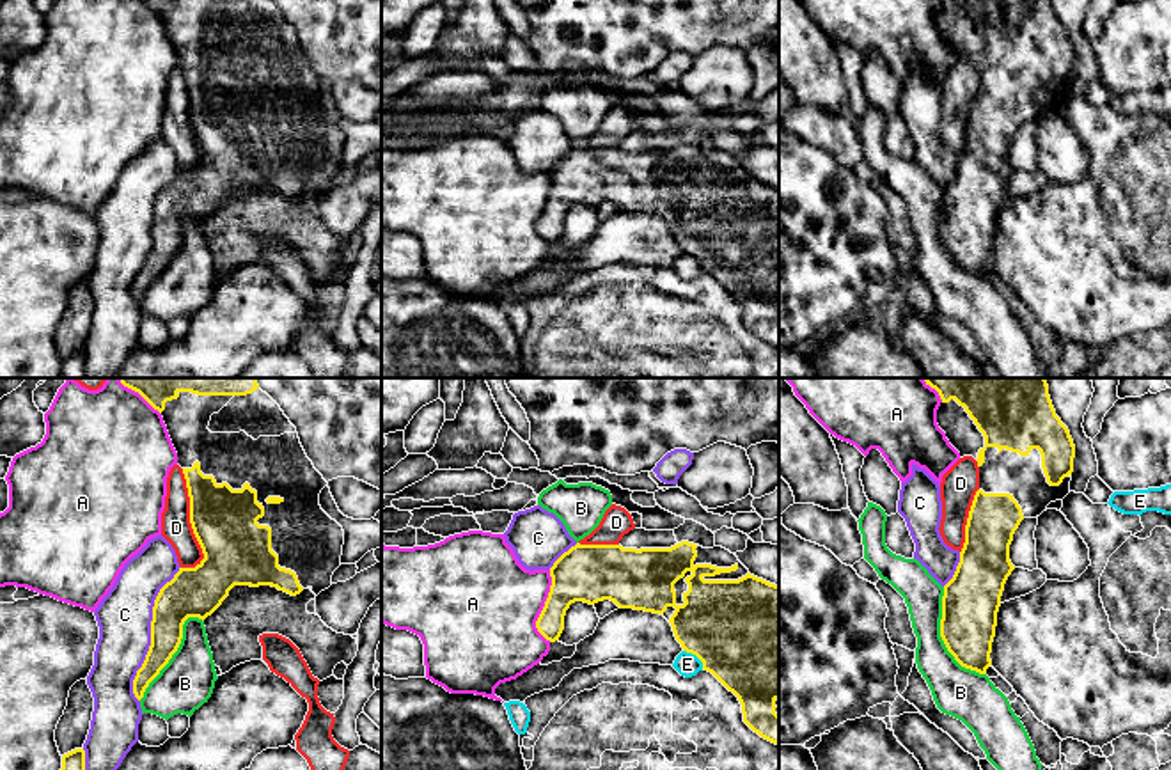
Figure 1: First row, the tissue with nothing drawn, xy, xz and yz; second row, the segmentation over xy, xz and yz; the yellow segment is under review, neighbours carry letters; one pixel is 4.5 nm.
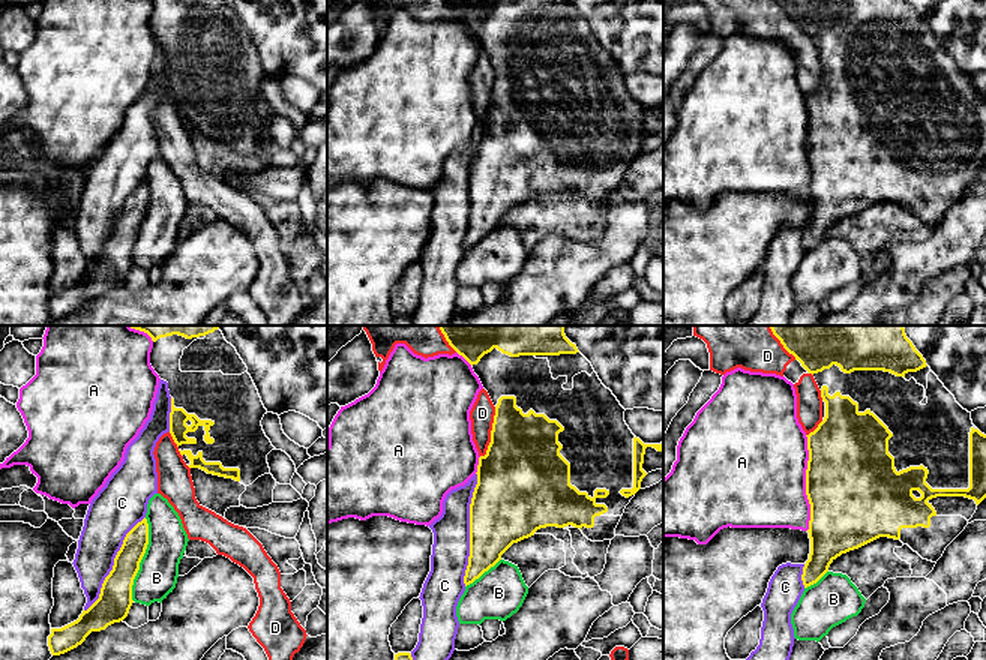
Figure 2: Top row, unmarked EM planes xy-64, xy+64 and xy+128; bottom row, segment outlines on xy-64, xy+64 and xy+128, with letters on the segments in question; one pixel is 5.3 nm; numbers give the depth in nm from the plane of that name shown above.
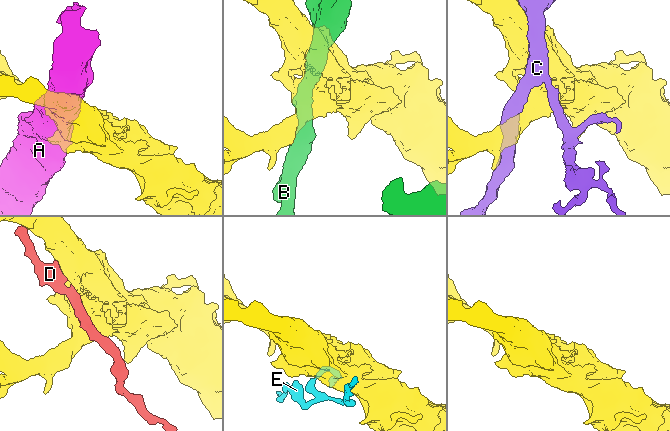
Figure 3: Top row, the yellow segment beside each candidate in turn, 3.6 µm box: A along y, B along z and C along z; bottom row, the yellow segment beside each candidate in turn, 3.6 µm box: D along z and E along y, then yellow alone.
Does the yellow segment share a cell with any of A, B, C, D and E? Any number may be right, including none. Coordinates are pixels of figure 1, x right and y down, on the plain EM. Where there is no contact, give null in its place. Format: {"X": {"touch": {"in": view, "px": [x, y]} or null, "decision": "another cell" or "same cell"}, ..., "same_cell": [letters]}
{"A": {"touch": {"in": "xz", "px": [545, 208]}, "decision": "another cell"}, "B": {"touch": {"in": "yz", "px": [943, 242]}, "decision": "another cell"}, "C": {"touch": {"in": "xy", "px": [151, 236]}, "decision": "another cell"}, "D": {"touch": {"in": "xy", "px": [190, 121]}, "decision": "same cell"}, "E": {"touch": {"in": "xz", "px": [696, 258]}, "decision": "another cell"}, "same_cell": ["D"]}

